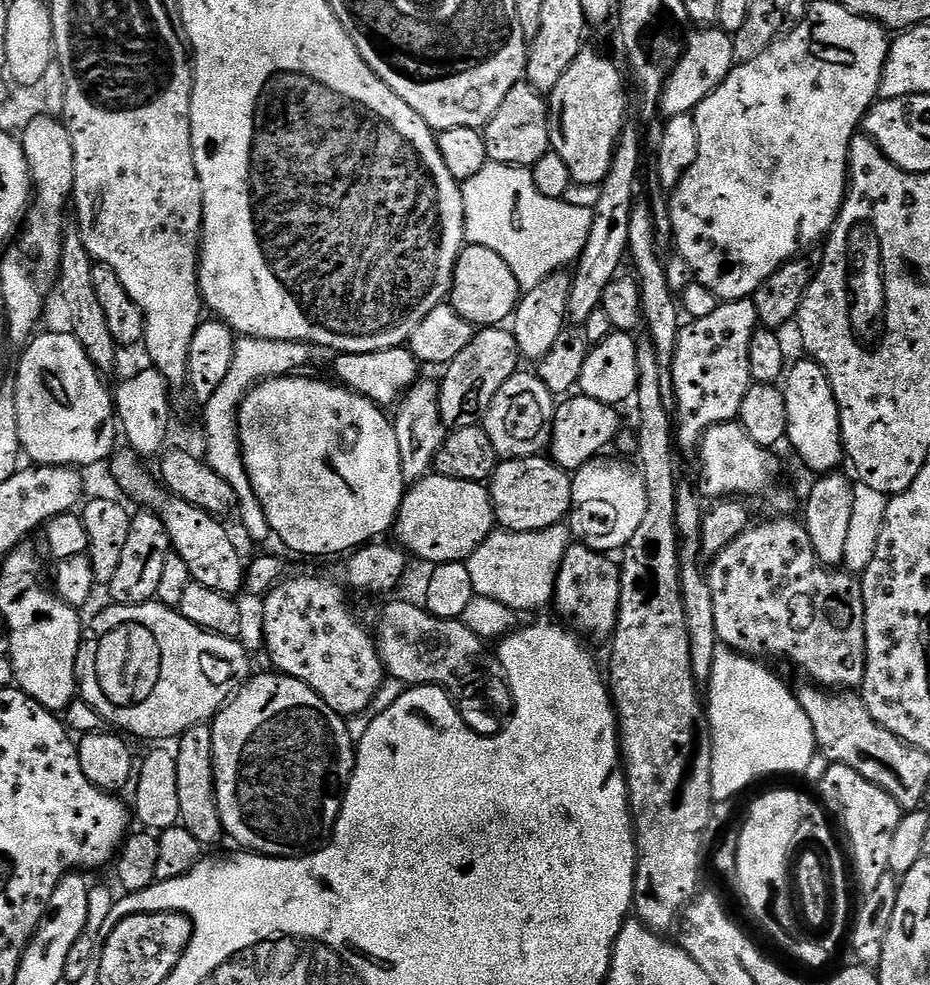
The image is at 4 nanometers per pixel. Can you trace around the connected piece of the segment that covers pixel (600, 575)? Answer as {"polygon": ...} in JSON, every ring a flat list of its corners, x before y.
{"polygon":[[579,542,569,543,556,572,554,608,560,611,559,619,581,637,593,636,596,640,607,641,616,631,620,609,620,570,617,561,592,552]]}

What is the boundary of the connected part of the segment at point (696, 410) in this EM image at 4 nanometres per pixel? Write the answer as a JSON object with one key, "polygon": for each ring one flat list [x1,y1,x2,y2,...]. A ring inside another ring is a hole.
{"polygon":[[751,299,730,300,717,303,716,309,706,318,689,319,681,327,680,337,674,350,672,385,676,402,674,405,674,444,684,452,695,453,710,429,719,424,735,421,742,410,742,398,754,381,750,374,750,338,756,333,758,321,756,308]]}

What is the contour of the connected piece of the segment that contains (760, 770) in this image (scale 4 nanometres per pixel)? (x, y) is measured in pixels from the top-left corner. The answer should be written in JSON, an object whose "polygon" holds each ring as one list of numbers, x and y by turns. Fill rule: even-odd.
{"polygon":[[721,646,714,650,713,673,706,685,706,724,712,741,712,798,716,802,738,795,759,776,804,772,818,756,814,726,810,726,810,718,806,718,806,710,802,710,795,691,760,664,763,663,759,659,741,656,731,648]]}

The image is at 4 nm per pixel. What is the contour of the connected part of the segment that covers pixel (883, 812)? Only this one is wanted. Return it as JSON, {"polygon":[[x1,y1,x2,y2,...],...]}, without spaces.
{"polygon":[[829,763,827,767,828,769,820,776,821,797,819,796,819,799,838,828,838,823,840,823,841,830,848,835,848,844,852,847,852,856,850,852,851,867,852,864,856,867,856,880,864,887,863,891,870,893,874,890,874,886,878,886,878,882,882,882,884,876,889,875,890,845,894,839,894,830,898,830,902,810,898,806,898,802,894,802,894,798,890,798,890,794,886,794,886,790,882,790,878,786,874,786,874,782,862,778,862,774,858,774,858,770,850,770,850,766,834,763]]}

